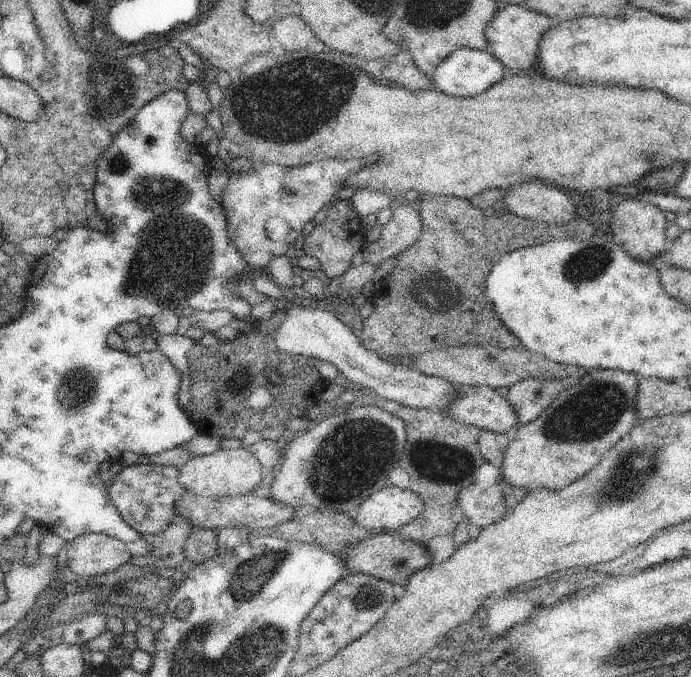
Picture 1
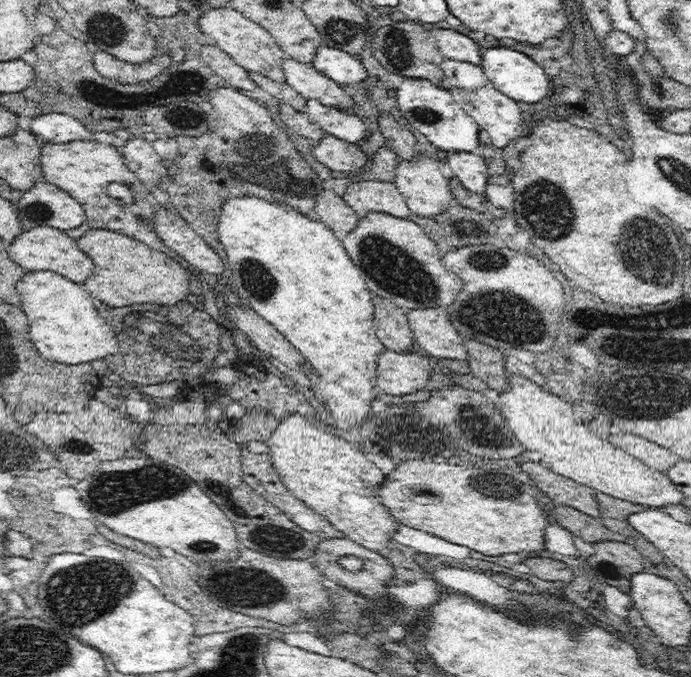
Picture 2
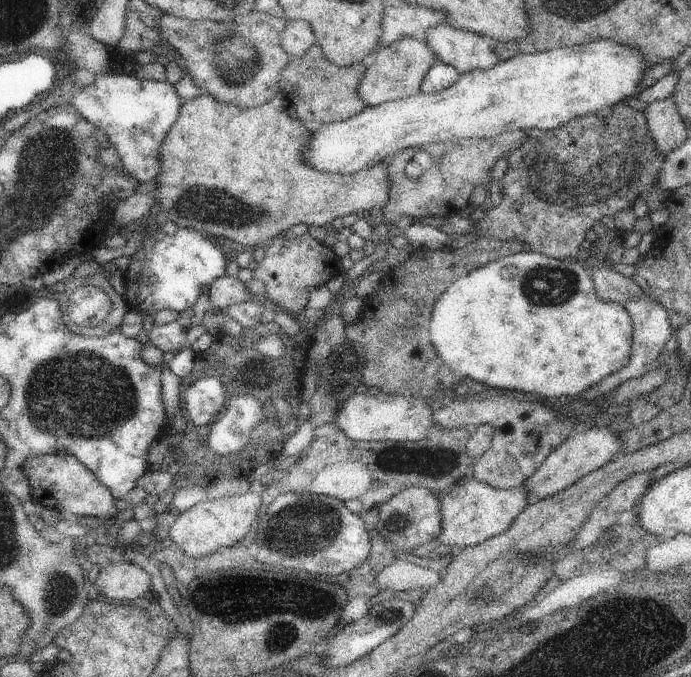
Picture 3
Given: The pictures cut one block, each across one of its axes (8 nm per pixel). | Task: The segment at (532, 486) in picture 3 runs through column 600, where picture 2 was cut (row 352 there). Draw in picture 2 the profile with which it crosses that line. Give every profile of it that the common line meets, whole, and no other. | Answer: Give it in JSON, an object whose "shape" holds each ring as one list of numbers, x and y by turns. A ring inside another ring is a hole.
{"shape":[[416,308,406,312,406,318,414,338,428,356,436,356,438,360,468,362,468,348,464,346,462,334,454,328,448,308]]}

